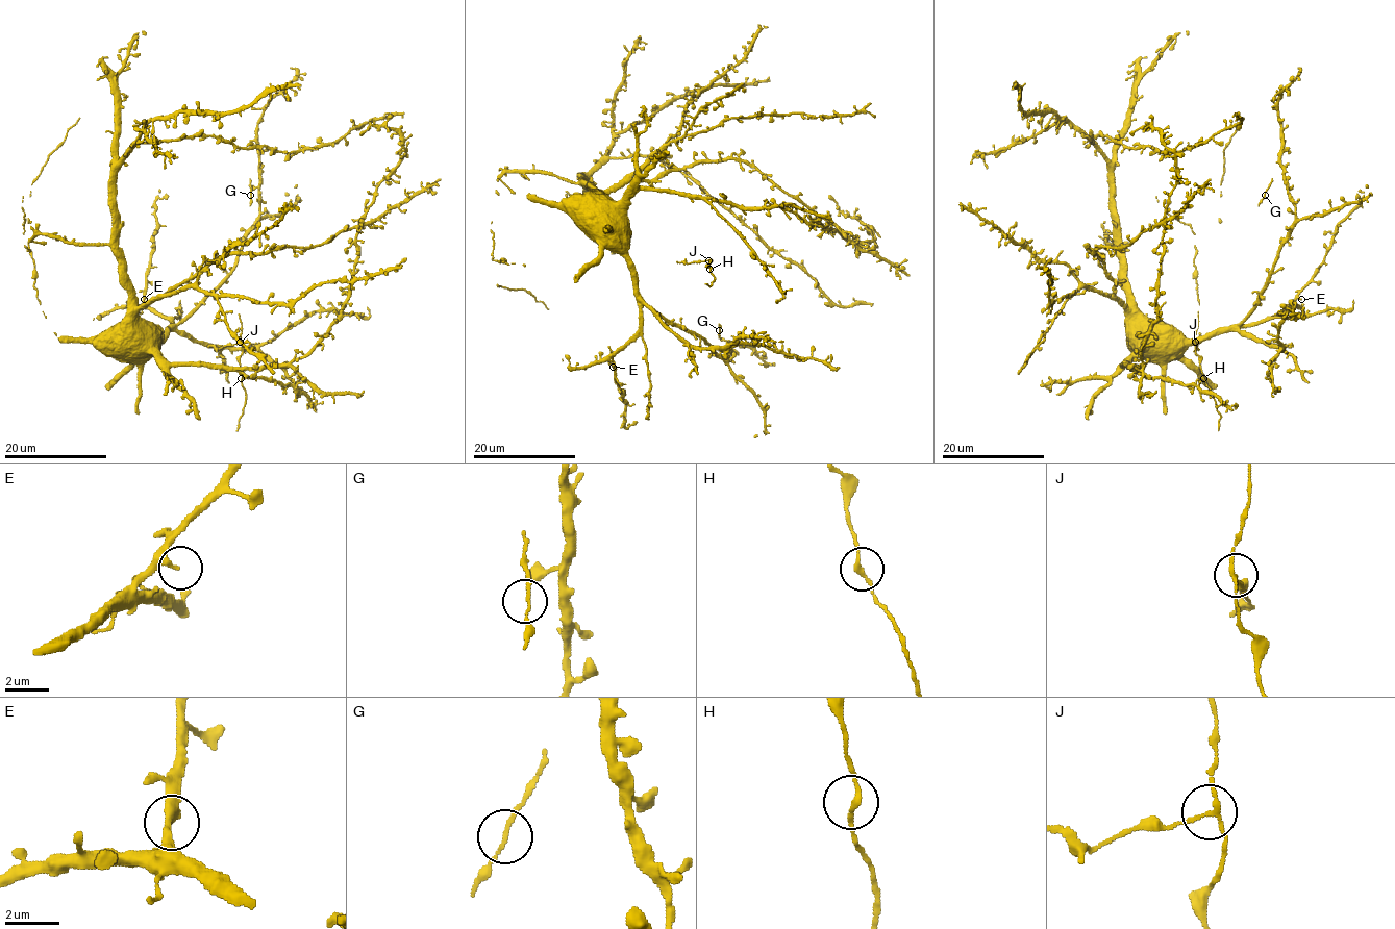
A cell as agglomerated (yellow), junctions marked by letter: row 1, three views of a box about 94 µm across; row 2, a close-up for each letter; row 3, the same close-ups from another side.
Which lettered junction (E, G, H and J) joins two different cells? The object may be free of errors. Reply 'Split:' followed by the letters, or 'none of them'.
Split: J

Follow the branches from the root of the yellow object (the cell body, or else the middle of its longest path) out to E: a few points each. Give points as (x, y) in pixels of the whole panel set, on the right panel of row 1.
E: (1143, 347), (1150, 355), (1165, 354), (1179, 343), (1192, 343), (1205, 334), (1262, 323), (1297, 298), (1301, 299)

